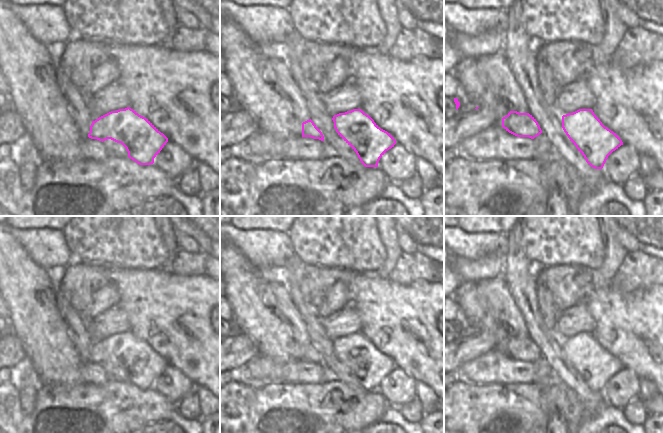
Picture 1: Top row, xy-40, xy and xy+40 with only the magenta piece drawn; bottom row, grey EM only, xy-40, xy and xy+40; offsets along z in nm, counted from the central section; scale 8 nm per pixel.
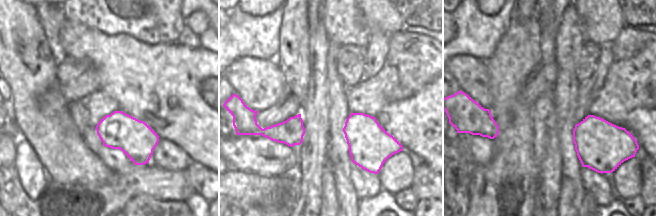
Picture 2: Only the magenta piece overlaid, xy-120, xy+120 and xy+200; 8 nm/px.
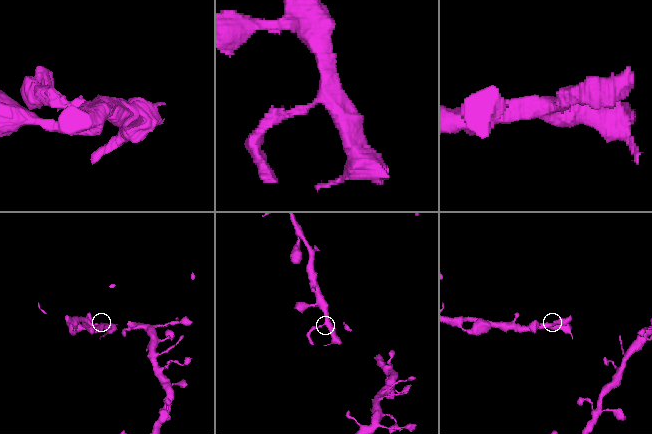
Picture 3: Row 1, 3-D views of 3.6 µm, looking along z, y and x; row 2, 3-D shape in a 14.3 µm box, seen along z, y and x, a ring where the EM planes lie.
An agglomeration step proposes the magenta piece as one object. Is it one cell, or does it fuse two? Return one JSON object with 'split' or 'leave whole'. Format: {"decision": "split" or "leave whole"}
{"decision": "leave whole"}

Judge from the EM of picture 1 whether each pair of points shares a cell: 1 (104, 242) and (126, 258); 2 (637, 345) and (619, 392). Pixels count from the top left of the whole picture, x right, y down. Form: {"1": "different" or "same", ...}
{"1": "same", "2": "different"}

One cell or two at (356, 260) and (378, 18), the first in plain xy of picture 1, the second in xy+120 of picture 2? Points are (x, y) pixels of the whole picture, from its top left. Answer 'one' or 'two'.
two

